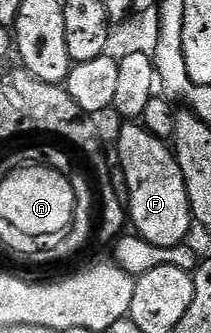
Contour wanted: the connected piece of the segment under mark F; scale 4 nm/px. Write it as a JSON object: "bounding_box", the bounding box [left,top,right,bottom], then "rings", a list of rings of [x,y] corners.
{"bounding_box":[118,123,192,248],"rings":[[[126,123],[118,137],[118,161],[120,171],[126,180],[125,196],[128,198],[128,221],[133,232],[156,247],[172,248],[183,244],[190,233],[192,218],[188,191],[184,187],[184,175],[180,175],[178,161],[174,158],[173,148],[163,138],[152,135],[141,123]]]}

